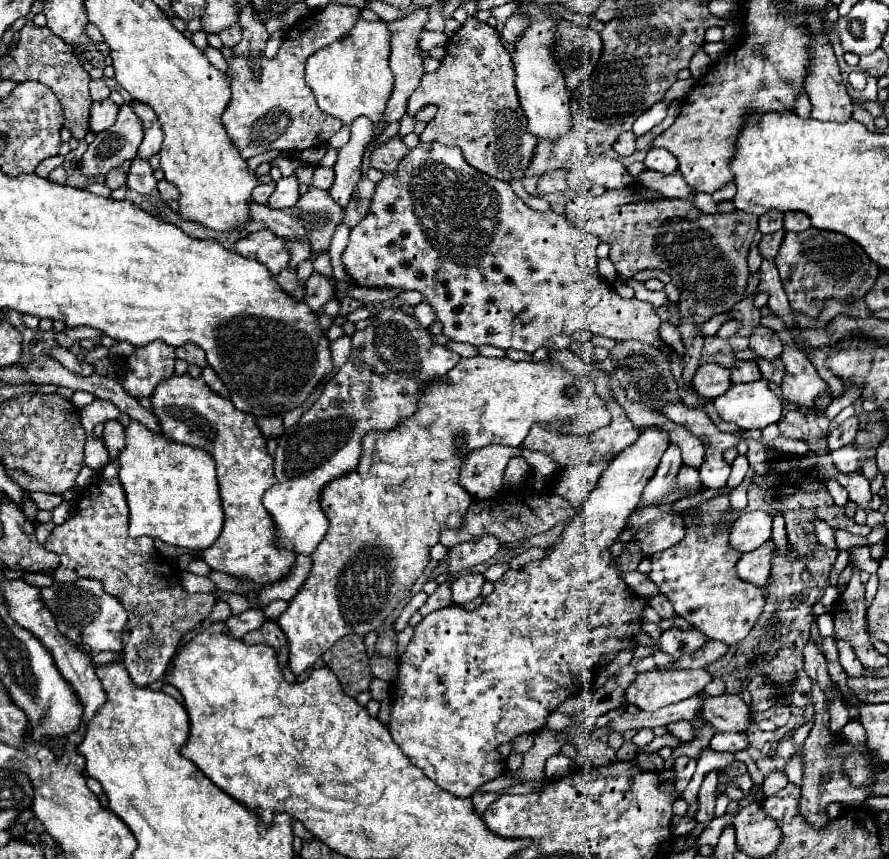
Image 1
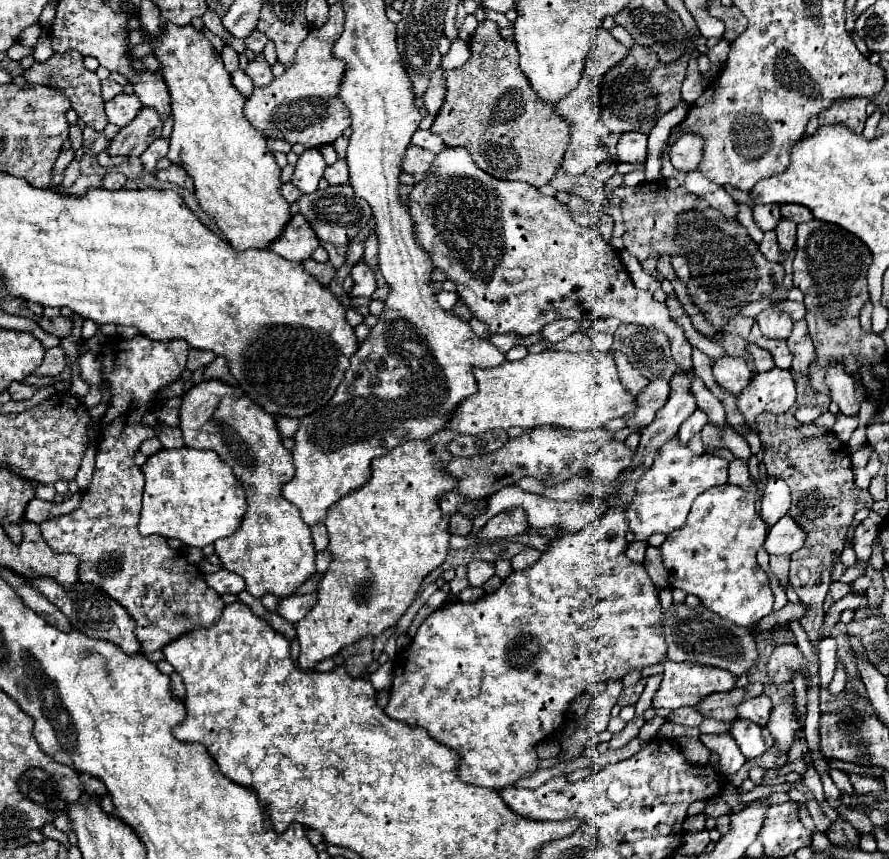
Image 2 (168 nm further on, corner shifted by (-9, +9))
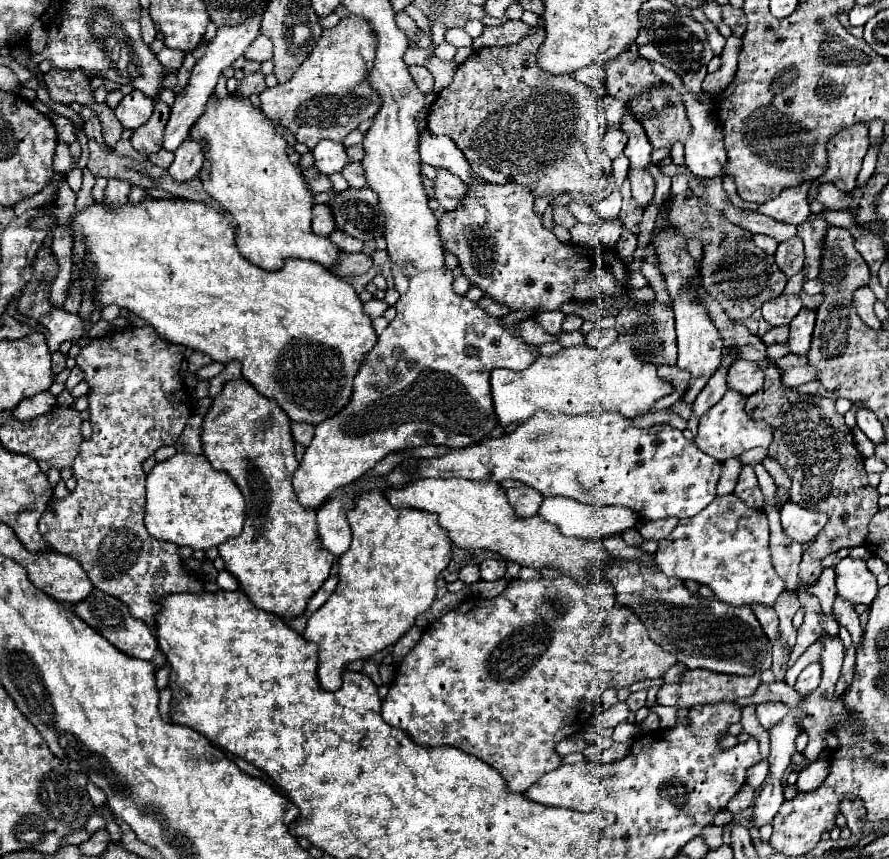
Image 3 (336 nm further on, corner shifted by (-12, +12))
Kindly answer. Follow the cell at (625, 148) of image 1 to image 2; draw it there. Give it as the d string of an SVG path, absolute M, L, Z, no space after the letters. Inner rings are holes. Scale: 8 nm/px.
M622 133L616 145L616 159L622 163L644 163L646 161L646 141L644 133Z

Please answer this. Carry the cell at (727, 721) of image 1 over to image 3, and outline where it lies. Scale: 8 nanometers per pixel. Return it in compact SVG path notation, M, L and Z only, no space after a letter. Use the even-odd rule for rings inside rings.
M765 702L757 704L755 708L757 708L757 720L765 730L769 730L787 714L787 706L783 702Z

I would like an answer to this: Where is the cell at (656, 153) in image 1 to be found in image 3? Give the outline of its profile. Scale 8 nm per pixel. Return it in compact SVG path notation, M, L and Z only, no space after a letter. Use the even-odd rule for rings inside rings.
M651 62L651 66L653 66L653 74L657 74L657 78L661 78L663 82L669 82L675 90L679 90L683 94L683 100L685 100L685 106L687 106L687 118L691 122L691 132L689 132L689 138L685 140L685 166L699 178L721 176L721 166L725 162L725 148L723 148L723 134L719 130L713 106L697 102L693 98L693 94L683 86L679 76L673 74L673 70L667 70L665 66L661 66L657 62Z

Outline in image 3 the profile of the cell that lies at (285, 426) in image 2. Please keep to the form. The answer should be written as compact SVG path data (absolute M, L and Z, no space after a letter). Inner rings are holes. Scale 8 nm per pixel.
M297 422L291 424L293 440L295 440L297 444L303 444L303 446L307 446L309 440L313 438L313 430L315 430L315 426L311 426L311 424L297 424Z

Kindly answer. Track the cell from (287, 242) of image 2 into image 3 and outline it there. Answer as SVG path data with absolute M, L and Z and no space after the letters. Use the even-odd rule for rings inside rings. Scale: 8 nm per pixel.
M315 204L313 206L313 232L317 236L329 236L333 232L333 216L329 212L329 206L327 204Z

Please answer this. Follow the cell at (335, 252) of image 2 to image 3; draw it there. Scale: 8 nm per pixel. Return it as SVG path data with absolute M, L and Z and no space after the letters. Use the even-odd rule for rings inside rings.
M335 230L335 232L329 236L329 240L335 242L341 252L361 252L361 246L363 246L361 240L355 240L355 238L347 236L343 230Z

